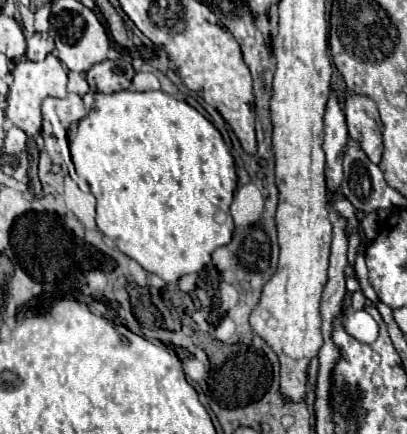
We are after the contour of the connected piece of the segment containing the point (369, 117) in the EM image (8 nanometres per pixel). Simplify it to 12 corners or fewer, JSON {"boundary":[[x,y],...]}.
{"boundary":[[358,93],[344,99],[348,133],[372,163],[382,159],[376,103]]}

